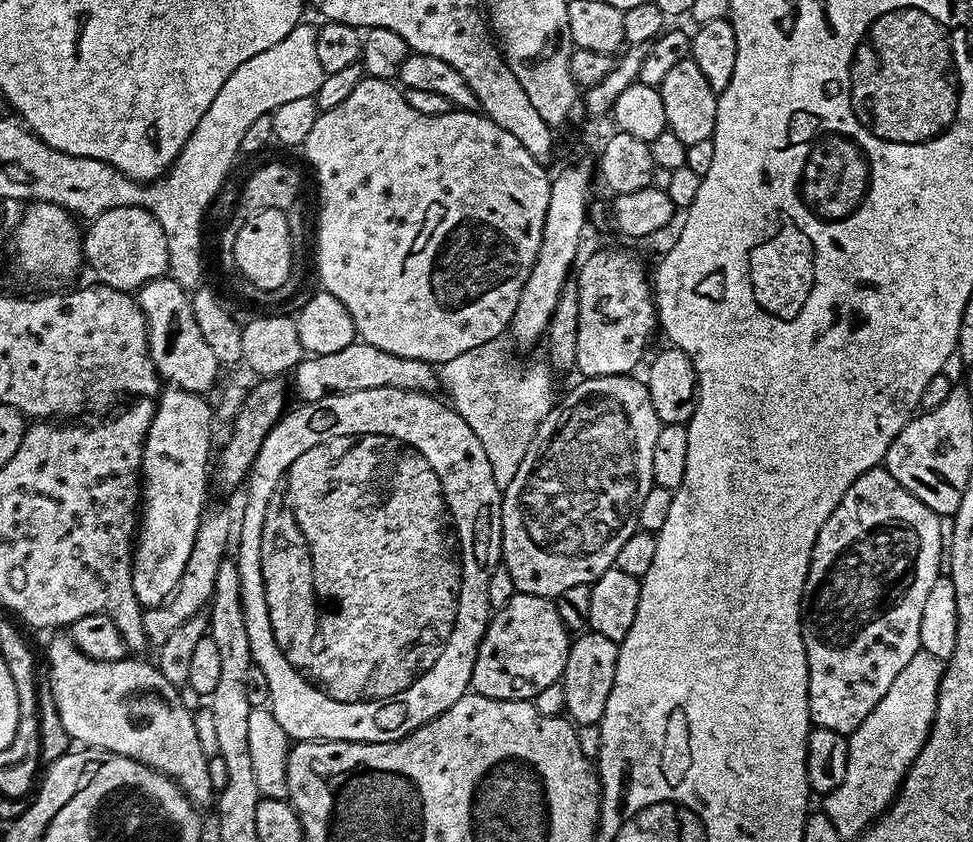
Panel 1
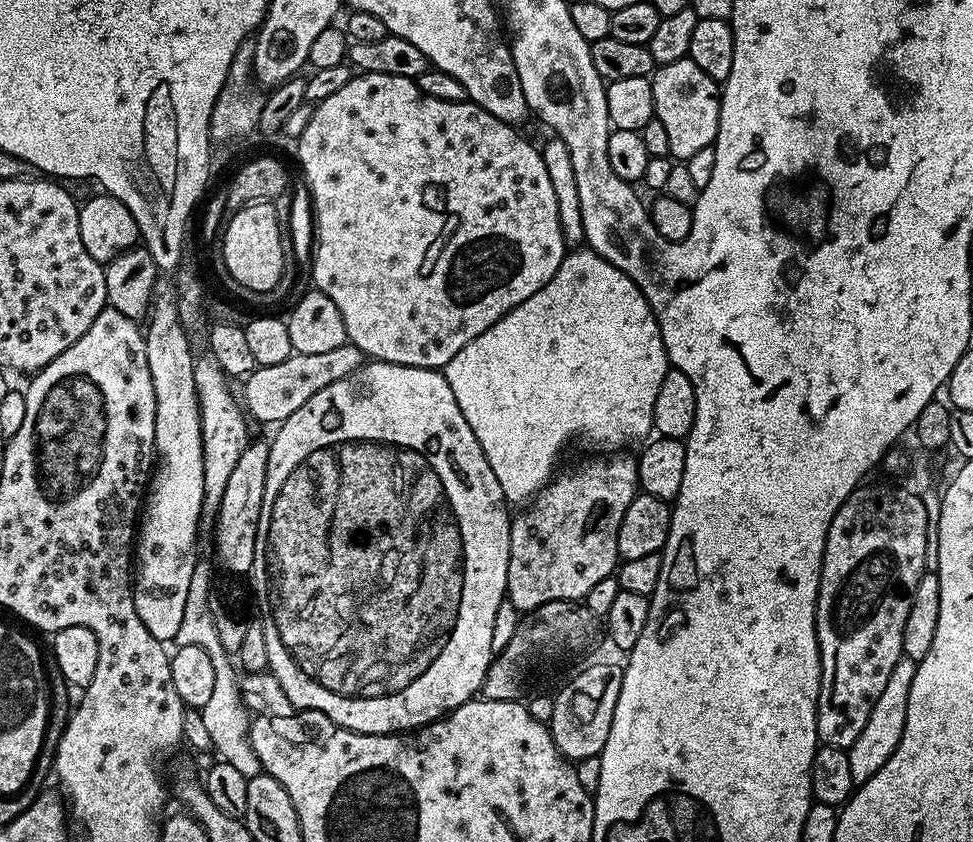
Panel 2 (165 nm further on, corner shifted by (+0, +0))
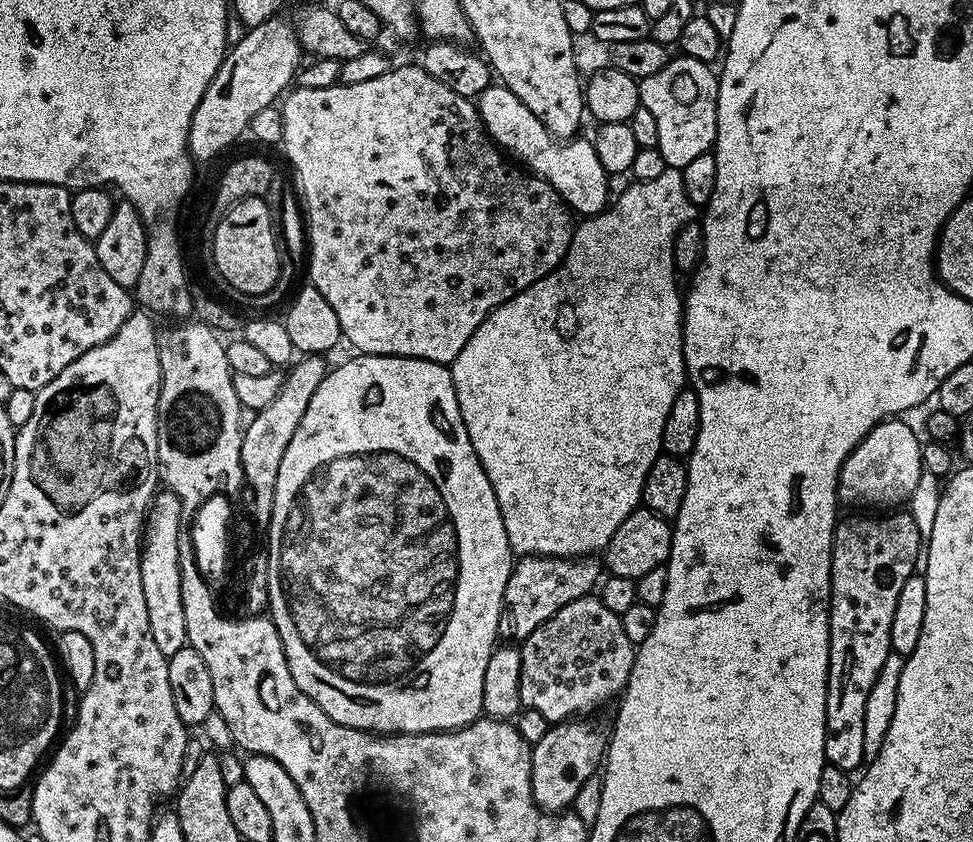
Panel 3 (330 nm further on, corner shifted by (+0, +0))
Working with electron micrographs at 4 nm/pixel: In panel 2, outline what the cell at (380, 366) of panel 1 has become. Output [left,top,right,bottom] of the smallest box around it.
[242,344,366,424]

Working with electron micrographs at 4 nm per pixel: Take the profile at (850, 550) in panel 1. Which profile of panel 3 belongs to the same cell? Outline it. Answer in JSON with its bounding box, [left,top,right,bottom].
[824,510,922,774]

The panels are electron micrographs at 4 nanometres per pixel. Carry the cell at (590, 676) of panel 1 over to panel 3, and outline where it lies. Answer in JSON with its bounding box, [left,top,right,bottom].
[532,718,606,814]

